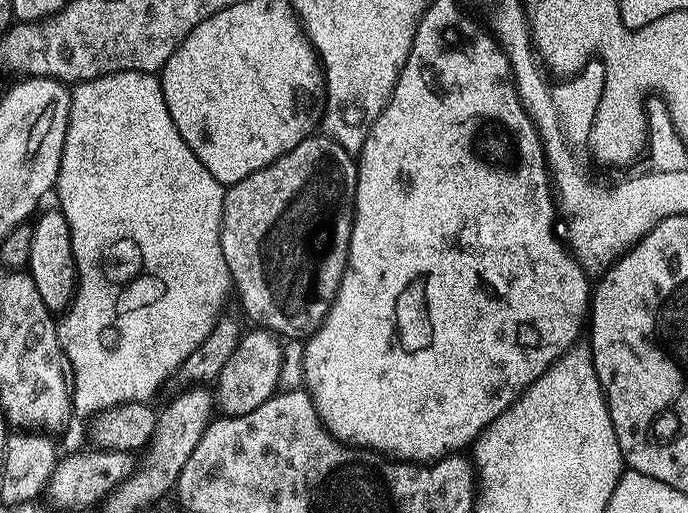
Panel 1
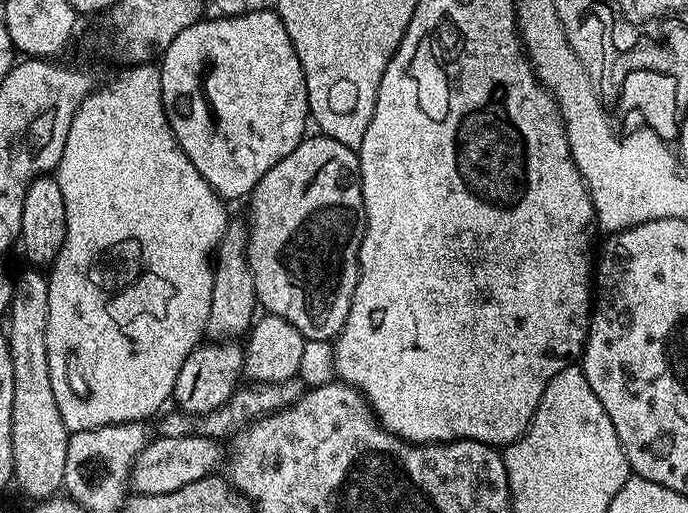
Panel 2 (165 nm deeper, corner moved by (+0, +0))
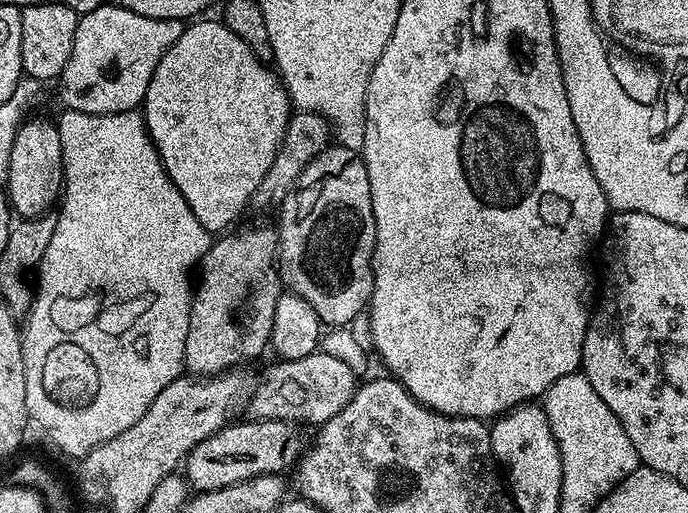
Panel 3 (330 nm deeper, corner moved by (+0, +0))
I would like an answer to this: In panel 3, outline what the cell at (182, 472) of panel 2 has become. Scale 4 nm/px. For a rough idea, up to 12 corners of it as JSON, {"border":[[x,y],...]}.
{"border":[[246,418],[186,457],[197,493],[275,476],[302,455],[286,421]]}

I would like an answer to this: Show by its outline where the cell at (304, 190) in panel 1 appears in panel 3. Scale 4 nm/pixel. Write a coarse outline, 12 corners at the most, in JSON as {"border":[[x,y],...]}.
{"border":[[329,146],[279,205],[283,287],[321,325],[369,307],[364,158]]}

